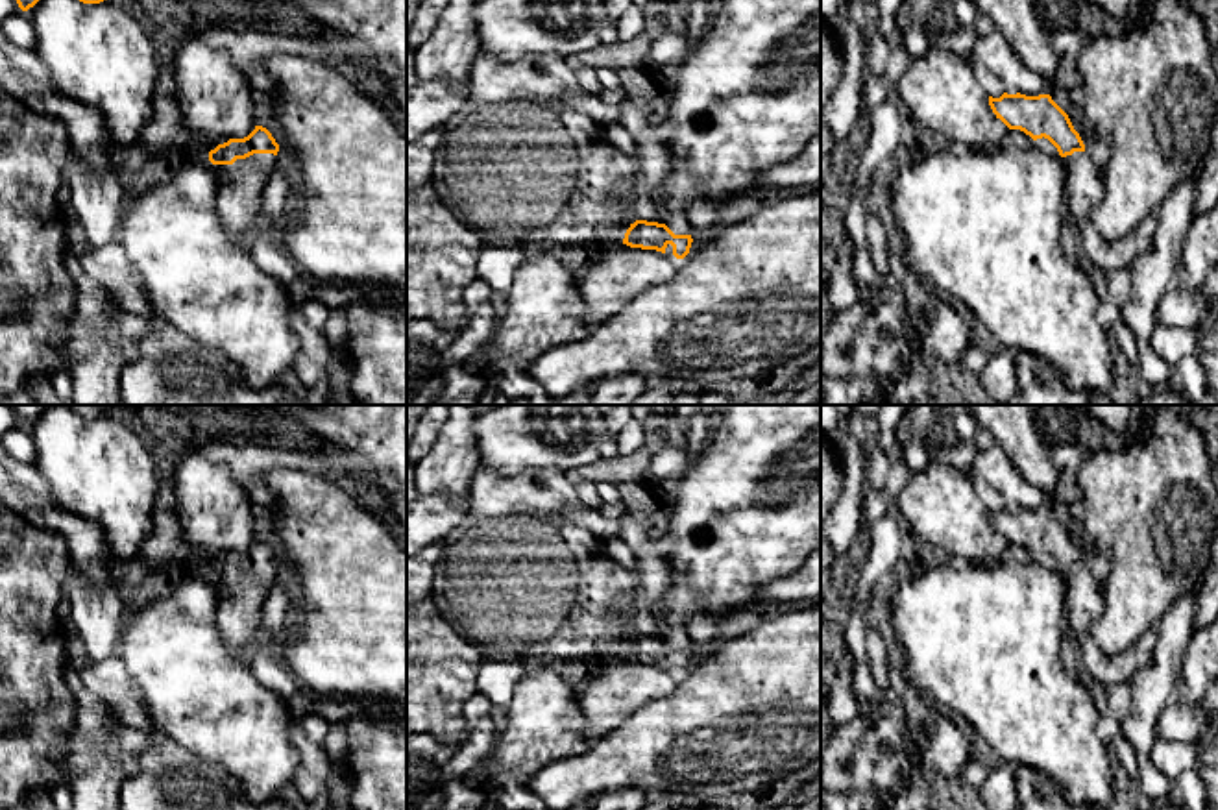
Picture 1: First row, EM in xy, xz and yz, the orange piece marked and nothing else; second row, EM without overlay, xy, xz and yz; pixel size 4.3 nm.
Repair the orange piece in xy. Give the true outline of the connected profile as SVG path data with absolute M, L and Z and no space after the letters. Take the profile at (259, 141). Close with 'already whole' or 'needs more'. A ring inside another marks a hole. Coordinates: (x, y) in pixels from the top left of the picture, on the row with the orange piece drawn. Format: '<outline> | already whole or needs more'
M262 126L209 152L209 161L220 176L218 213L233 239L250 242L277 152L279 144Z | needs more

